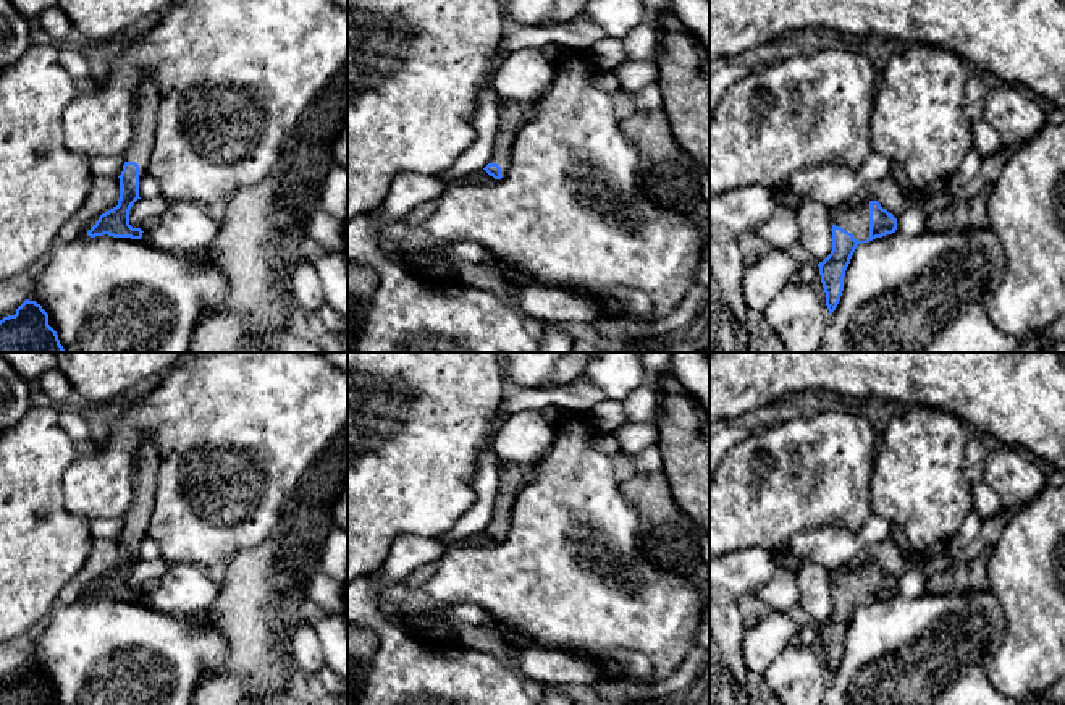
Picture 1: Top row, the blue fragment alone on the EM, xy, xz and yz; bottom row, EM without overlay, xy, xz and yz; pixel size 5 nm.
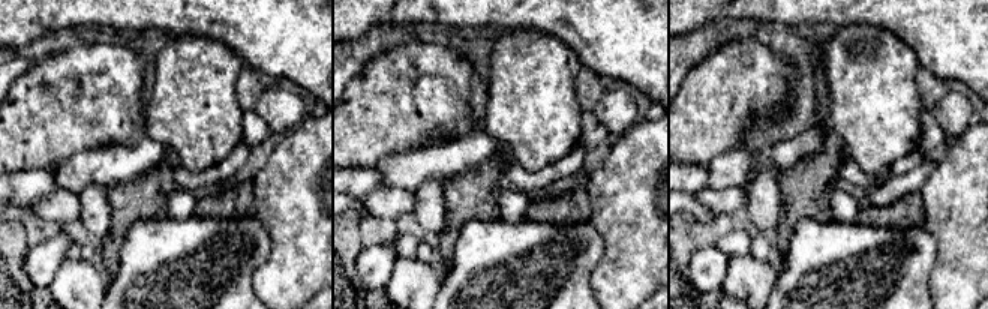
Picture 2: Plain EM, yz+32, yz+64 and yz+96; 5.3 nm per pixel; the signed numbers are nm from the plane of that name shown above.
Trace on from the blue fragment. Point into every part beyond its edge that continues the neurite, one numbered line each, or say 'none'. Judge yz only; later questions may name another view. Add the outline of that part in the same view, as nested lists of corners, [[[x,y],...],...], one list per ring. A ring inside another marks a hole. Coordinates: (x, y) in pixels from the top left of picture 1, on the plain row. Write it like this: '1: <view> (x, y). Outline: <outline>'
1: yz (855, 581). Outline: [[[860,564],[848,568],[840,566],[839,569],[831,571],[832,587],[844,590],[852,595],[855,602],[866,603],[869,602],[869,564]]]

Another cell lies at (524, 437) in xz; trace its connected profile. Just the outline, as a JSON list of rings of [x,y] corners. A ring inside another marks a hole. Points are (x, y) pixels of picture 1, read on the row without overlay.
[[[516,411],[498,427],[493,454],[499,464],[528,467],[545,456],[553,440],[554,427],[541,417],[540,411]]]

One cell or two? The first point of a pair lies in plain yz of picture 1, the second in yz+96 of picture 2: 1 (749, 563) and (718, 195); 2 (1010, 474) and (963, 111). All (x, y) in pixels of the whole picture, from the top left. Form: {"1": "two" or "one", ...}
{"1": "two", "2": "one"}

